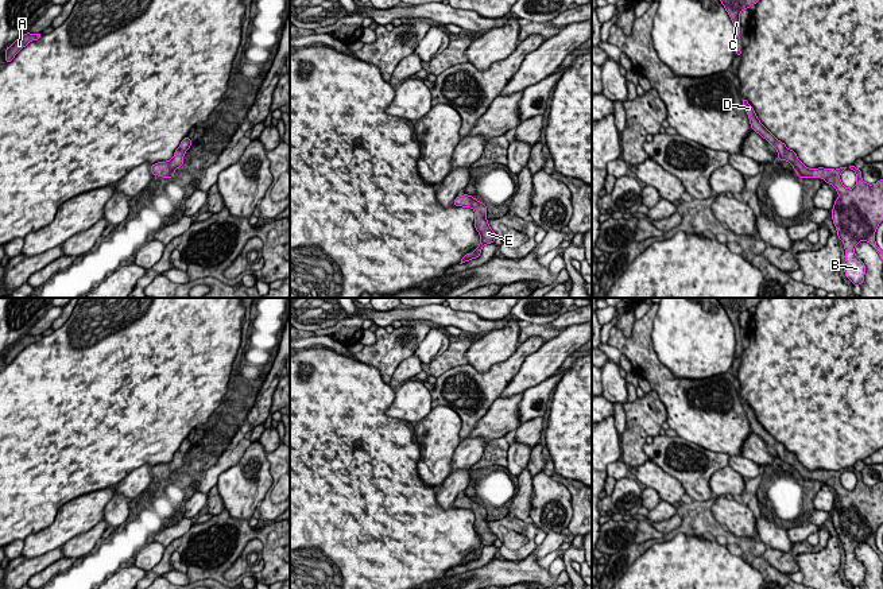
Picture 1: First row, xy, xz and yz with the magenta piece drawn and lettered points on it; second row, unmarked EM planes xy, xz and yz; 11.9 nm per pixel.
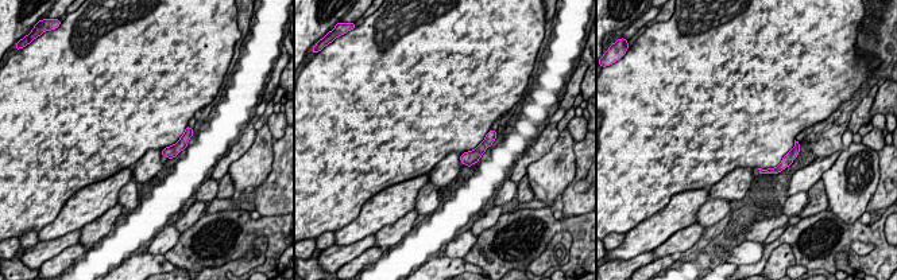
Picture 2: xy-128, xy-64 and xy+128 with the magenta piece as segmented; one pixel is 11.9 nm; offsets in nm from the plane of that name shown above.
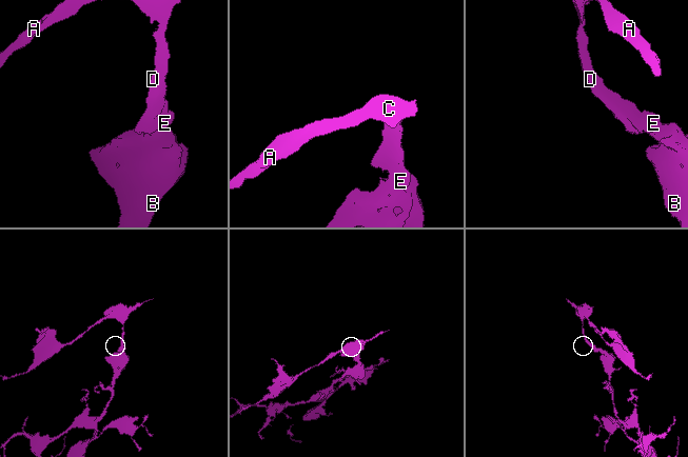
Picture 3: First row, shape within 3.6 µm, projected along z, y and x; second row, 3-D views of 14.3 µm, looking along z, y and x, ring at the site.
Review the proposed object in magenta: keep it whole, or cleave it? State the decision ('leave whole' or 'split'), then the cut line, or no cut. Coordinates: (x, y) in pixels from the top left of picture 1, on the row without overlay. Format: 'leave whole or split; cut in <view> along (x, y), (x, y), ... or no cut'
leave whole; no cut

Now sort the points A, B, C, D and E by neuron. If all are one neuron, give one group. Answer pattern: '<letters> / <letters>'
A B C D E

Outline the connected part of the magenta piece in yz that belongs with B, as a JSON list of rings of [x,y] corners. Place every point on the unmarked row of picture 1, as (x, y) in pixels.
[[[741,400],[745,414],[750,421],[751,431],[766,441],[778,454],[779,462],[787,462],[793,466],[798,480],[821,480],[832,487],[839,495],[832,511],[832,522],[837,532],[839,540],[844,546],[845,578],[853,588],[861,588],[865,577],[864,565],[856,559],[855,549],[861,543],[868,543],[883,562],[883,553],[876,547],[875,534],[883,523],[883,481],[874,487],[868,487],[861,480],[861,472],[849,468],[856,476],[856,487],[848,491],[841,485],[840,476],[847,469],[833,470],[808,470],[793,452],[789,452],[785,445],[778,442],[756,419],[754,410],[745,400]]]

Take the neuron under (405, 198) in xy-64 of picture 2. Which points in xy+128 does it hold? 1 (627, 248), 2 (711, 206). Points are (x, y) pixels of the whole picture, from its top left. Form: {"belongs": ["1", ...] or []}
{"belongs": ["1"]}

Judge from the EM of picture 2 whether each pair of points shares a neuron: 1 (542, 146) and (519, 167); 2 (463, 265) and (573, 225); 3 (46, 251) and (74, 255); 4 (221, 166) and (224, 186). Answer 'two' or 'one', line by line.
1: one
2: two
3: two
4: two

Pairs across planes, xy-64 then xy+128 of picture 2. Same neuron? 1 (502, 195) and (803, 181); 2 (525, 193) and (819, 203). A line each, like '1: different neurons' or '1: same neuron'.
1: different neurons
2: same neuron

